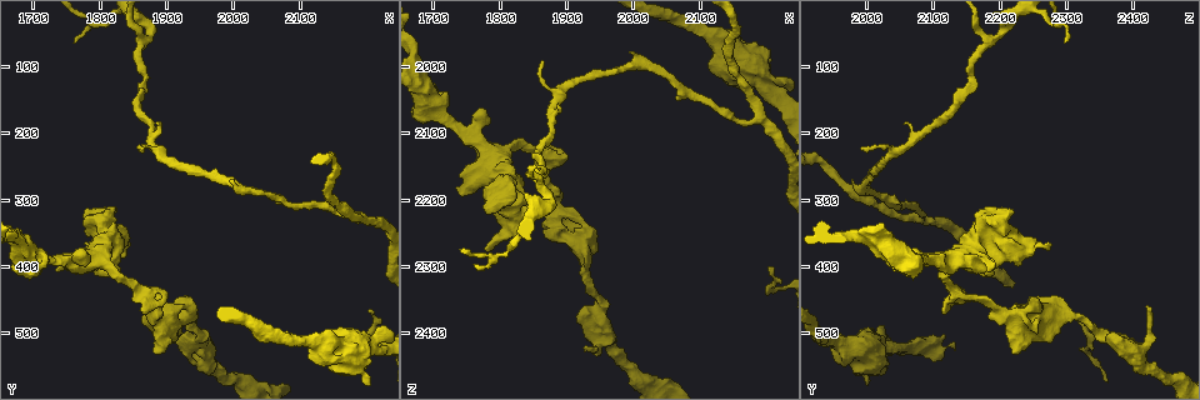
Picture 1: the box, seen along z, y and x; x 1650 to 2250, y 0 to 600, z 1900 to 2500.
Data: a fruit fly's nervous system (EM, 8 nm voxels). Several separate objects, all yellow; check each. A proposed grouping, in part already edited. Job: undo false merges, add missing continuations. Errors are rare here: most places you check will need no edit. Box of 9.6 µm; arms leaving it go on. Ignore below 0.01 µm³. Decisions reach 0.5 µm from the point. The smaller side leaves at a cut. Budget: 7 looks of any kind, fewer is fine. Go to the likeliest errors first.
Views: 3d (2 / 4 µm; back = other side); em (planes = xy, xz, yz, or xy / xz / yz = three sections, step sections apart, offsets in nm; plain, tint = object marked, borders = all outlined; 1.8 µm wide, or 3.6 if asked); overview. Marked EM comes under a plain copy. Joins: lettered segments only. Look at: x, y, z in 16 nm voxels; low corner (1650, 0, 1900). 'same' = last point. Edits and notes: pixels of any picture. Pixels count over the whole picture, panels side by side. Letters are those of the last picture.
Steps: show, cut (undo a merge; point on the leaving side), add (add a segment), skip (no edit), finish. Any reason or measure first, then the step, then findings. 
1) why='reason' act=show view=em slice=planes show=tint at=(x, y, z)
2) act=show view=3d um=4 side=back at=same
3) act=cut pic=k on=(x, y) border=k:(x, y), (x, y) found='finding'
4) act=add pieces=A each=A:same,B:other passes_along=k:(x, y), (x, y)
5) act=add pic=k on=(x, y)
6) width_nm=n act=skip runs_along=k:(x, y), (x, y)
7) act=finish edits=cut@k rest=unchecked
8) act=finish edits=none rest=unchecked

why='an open end' act=show view=3d um=4 at=(1775, 365, 2275)

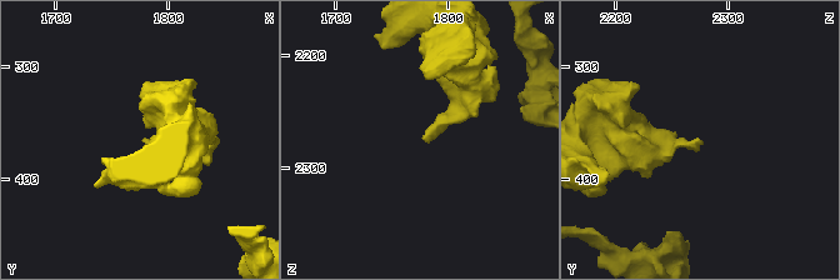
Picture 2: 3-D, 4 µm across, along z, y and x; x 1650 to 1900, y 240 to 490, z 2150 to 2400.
why='shape alone is not enough' act=show view=em slice=yz step=16 show=borders at=(1778, 364, 2274)

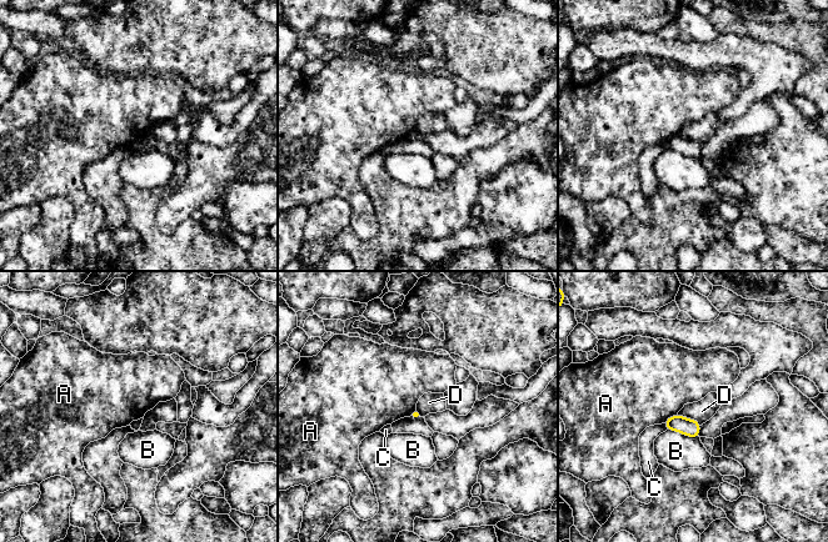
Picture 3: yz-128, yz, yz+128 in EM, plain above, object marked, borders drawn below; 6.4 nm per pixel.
why='another direction' act=show view=em slice=xy step=16 show=borders at=same

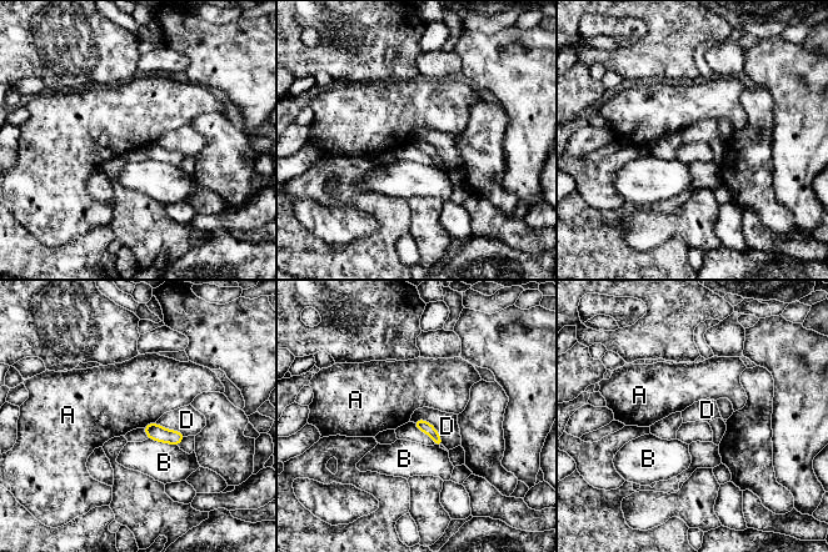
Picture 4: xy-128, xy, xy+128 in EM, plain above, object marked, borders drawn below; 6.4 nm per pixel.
act=skip each=A:other,B:other,D:other found='no lettered segment goes on from it'

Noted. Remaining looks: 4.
why='branch stops here' act=show view=em slice=planes show=borders at=(1785, 385, 2065)

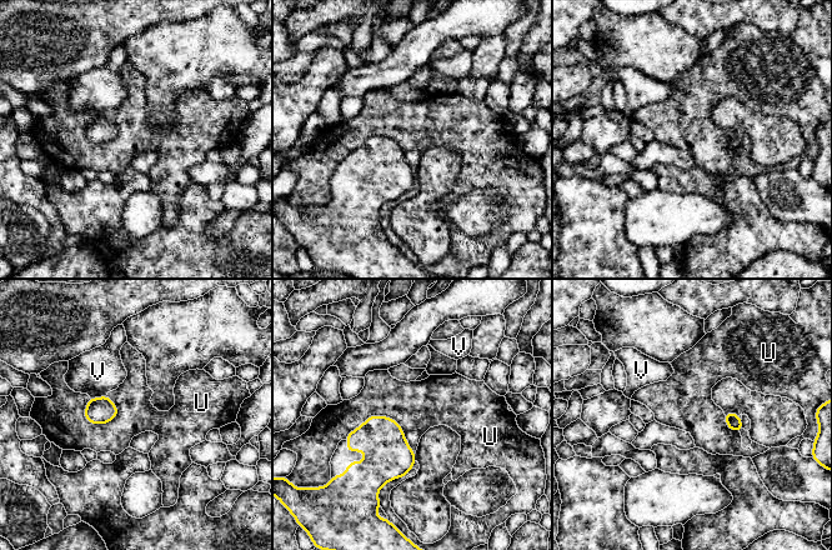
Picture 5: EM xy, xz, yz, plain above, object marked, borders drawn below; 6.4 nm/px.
act=skip each=U:other,V:other border=5:(344, 439), (389, 416), (414, 454) found='no lettered segment goes on from it'

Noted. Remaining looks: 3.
why='thin end' act=show view=3d um=2 at=(1900, 440, 2140)

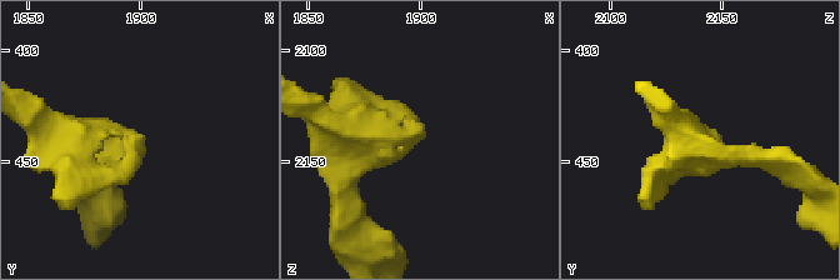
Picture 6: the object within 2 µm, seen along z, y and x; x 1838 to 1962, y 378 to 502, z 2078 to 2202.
act=show view=em slice=planes show=borders at=(1900, 436, 2136)

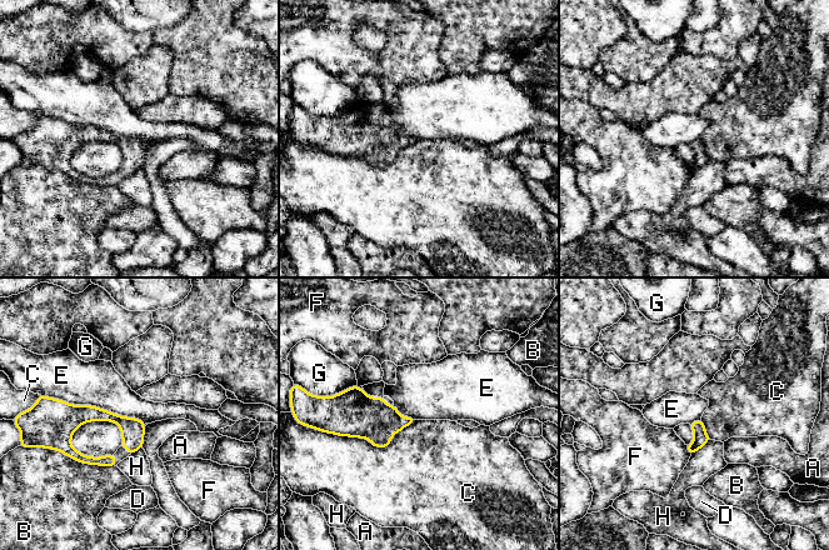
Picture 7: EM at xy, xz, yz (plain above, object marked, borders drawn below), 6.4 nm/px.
act=skip each=A:other,B:other,C:other,D:other,E:other,F:other,G:other,H:other border=7:(54, 398), (134, 416), (144, 424) found='no lettered segment goes on from it'

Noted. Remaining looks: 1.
act=finish edits=none rest=unchecked

